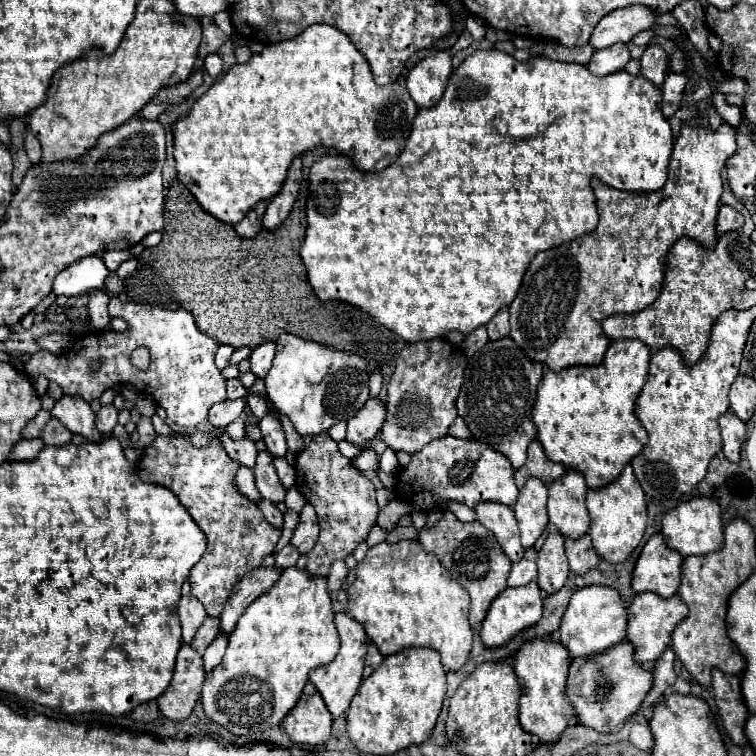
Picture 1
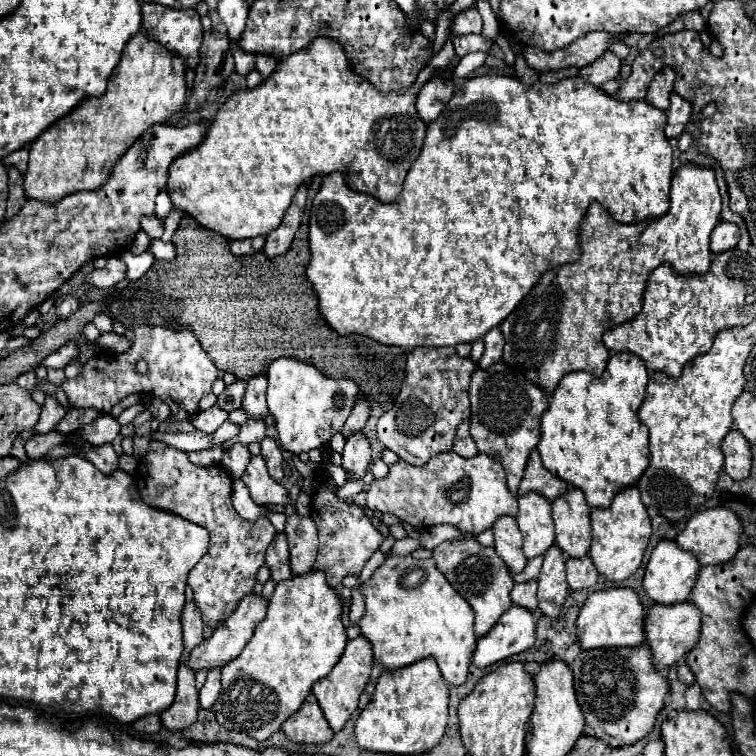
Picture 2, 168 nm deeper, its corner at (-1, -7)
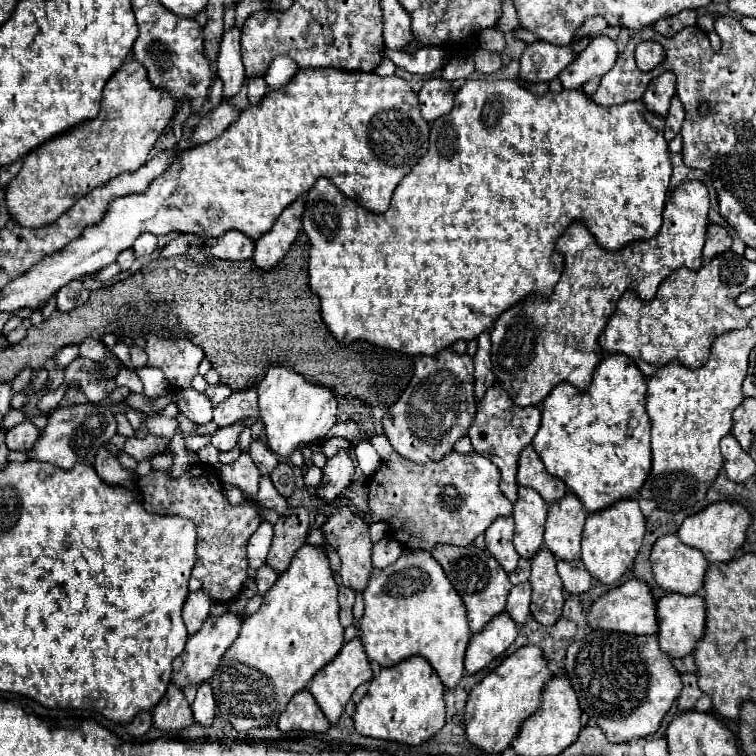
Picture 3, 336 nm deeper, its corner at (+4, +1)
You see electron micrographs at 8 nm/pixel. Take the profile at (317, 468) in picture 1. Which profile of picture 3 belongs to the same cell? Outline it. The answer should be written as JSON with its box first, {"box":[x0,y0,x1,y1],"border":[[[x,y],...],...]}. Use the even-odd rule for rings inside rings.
{"box":[322,506,372,592],"border":[[[342,506],[342,508],[336,508],[332,512],[332,516],[328,518],[328,522],[322,526],[322,532],[324,532],[326,542],[342,558],[342,568],[340,568],[340,580],[342,580],[342,584],[348,586],[348,588],[352,588],[354,592],[364,592],[364,588],[368,584],[368,578],[370,578],[370,572],[372,572],[372,562],[370,562],[372,542],[370,542],[370,534],[368,534],[368,524],[360,516],[352,514],[346,506]]]}

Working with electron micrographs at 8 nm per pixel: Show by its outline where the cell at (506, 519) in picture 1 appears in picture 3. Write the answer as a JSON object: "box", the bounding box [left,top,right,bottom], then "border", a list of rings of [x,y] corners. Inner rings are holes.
{"box":[484,516,518,574],"border":[[[512,516],[506,518],[496,518],[490,528],[484,532],[486,536],[486,548],[488,552],[502,564],[502,568],[510,574],[518,566],[518,552],[514,550],[512,544],[512,534],[514,534],[514,520]]]}

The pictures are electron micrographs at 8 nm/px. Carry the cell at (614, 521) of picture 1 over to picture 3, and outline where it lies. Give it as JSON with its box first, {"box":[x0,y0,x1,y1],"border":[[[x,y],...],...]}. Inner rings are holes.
{"box":[582,500,644,584],"border":[[[622,500],[614,506],[588,514],[582,534],[582,562],[592,578],[602,584],[616,584],[632,566],[644,538],[644,516],[636,500]]]}

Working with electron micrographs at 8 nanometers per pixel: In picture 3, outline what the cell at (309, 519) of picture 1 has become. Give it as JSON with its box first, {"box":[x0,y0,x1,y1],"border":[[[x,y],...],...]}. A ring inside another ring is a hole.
{"box":[266,508,310,574],"border":[[[296,508],[288,516],[280,518],[274,524],[274,538],[266,564],[274,568],[278,574],[282,574],[290,566],[294,552],[304,546],[308,530],[310,530],[310,520],[308,520],[308,510],[304,508]]]}

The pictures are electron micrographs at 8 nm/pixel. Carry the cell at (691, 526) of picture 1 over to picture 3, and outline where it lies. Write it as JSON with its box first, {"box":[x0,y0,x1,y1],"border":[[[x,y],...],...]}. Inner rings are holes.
{"box":[678,502,752,562],"border":[[[716,502],[704,508],[702,512],[686,518],[678,530],[678,538],[684,544],[698,548],[708,562],[730,562],[736,556],[738,548],[744,544],[750,524],[752,518],[744,506],[736,502]]]}

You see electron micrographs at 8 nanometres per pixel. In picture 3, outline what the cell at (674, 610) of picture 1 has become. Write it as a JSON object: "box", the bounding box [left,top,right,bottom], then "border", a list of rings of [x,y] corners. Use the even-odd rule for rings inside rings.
{"box":[658,594,706,658],"border":[[[666,594],[658,600],[660,648],[674,658],[694,652],[706,628],[706,602],[702,594]]]}

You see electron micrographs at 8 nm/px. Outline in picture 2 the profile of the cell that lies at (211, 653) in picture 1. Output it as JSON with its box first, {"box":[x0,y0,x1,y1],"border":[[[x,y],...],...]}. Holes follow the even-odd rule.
{"box":[199,668,221,708],"border":[[[213,668],[207,674],[207,680],[199,692],[199,704],[201,708],[211,708],[219,696],[221,690],[221,668]]]}

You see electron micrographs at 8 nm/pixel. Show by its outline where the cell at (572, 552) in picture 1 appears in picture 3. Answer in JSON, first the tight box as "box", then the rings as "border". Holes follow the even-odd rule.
{"box":[558,560,592,594],"border":[[[558,560],[558,574],[564,582],[564,590],[570,594],[588,592],[592,586],[592,578],[588,570],[582,566],[582,560],[576,560],[576,562]]]}

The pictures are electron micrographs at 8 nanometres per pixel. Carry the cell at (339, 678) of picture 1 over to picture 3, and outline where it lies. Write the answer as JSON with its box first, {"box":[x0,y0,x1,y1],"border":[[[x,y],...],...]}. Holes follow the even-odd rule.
{"box":[308,638,372,724],"border":[[[354,638],[354,640],[346,642],[346,644],[342,646],[342,650],[338,652],[338,656],[336,656],[330,664],[326,664],[326,666],[308,682],[308,690],[310,690],[310,694],[314,696],[314,700],[318,702],[318,706],[322,708],[322,712],[326,714],[326,718],[334,724],[334,722],[340,718],[340,714],[344,712],[344,706],[348,704],[352,692],[354,692],[360,684],[370,682],[370,680],[372,680],[372,666],[370,666],[368,658],[366,658],[366,652],[364,652],[364,646],[362,646],[360,638]]]}

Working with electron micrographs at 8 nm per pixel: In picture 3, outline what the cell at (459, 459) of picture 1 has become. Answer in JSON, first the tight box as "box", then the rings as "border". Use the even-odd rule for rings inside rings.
{"box":[368,452,512,550],"border":[[[392,452],[390,460],[382,462],[380,468],[368,478],[368,506],[370,506],[370,522],[386,522],[390,526],[390,538],[394,538],[396,542],[400,542],[402,546],[410,548],[410,550],[434,550],[436,544],[452,544],[452,546],[468,546],[478,534],[482,534],[496,518],[500,516],[510,516],[512,514],[512,502],[508,498],[502,498],[500,490],[498,490],[498,468],[484,456],[476,454],[476,452],[470,452],[470,454],[458,454],[458,452],[452,452],[448,454],[444,460],[440,462],[430,462],[430,464],[416,464],[416,462],[410,462],[406,458],[402,458],[400,454]]]}

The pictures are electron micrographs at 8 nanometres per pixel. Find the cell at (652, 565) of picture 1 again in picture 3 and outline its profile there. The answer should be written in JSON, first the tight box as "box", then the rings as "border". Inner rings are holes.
{"box":[650,534,708,596],"border":[[[676,534],[656,540],[650,562],[656,582],[666,592],[692,596],[704,586],[704,574],[708,570],[704,554],[692,546],[682,544]]]}

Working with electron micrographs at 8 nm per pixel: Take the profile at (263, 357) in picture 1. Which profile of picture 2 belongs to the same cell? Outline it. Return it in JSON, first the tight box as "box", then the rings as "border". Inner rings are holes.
{"box":[243,374,269,418],"border":[[[265,374],[249,378],[245,398],[243,398],[243,410],[249,414],[249,418],[265,418],[269,414],[265,402],[265,388],[267,388]]]}

